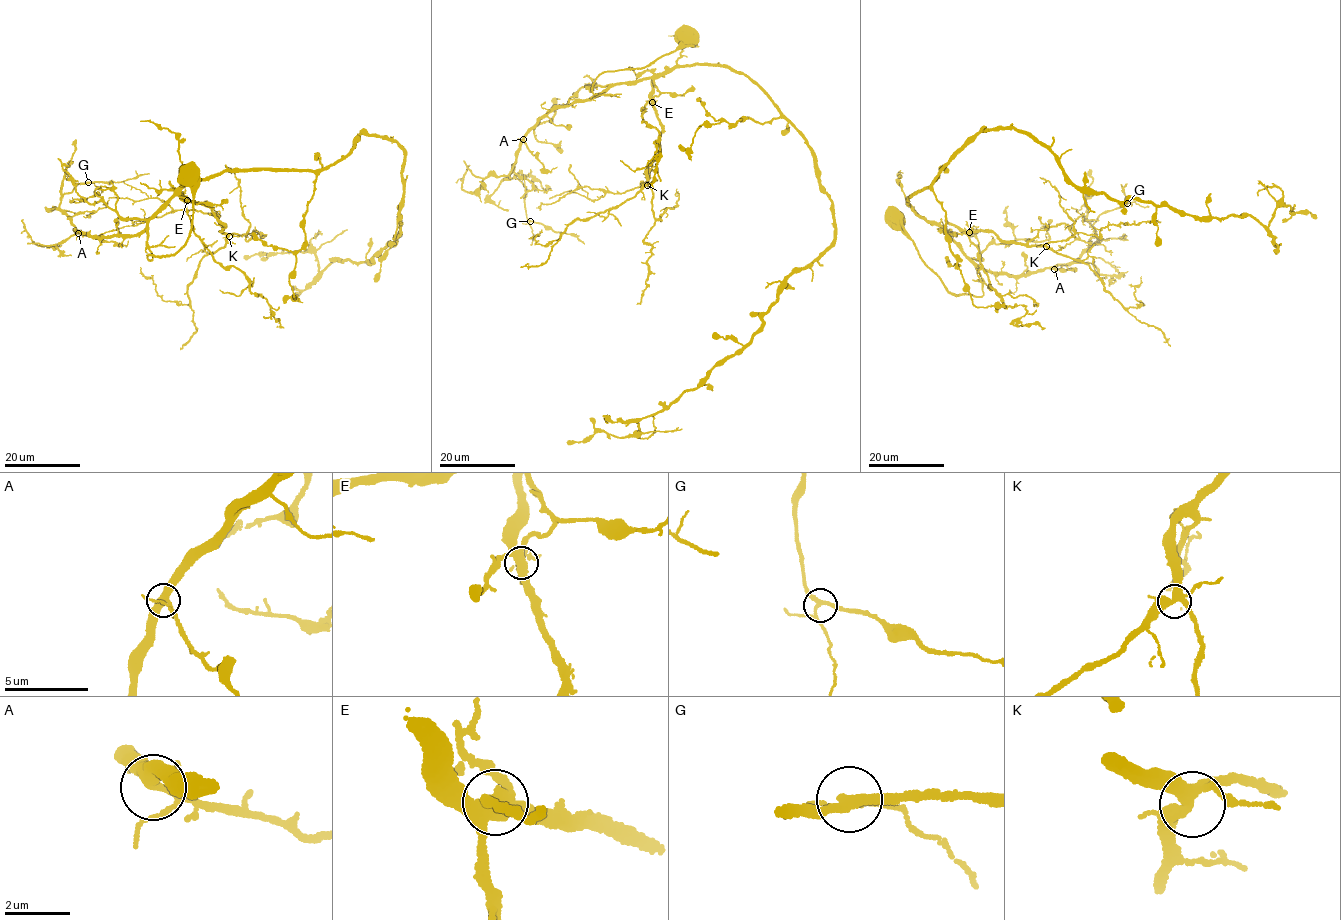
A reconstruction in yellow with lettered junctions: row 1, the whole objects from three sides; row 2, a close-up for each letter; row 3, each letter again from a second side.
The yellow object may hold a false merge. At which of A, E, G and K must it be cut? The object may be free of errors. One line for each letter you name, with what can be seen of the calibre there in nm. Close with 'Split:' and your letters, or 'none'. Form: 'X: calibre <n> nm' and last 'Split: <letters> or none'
E: calibre 440 nm
Split: E

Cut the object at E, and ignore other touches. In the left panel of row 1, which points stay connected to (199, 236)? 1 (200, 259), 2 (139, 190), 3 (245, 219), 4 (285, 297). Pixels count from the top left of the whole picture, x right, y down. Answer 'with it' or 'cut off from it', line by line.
1: with it
2: with it
3: with it
4: cut off from it

